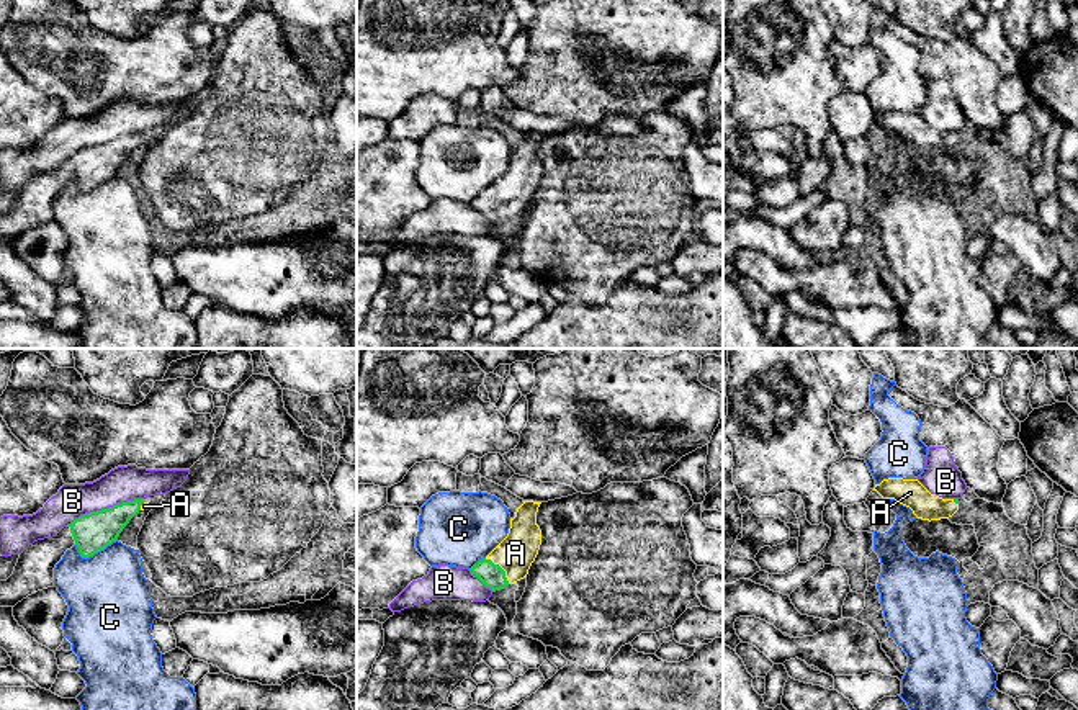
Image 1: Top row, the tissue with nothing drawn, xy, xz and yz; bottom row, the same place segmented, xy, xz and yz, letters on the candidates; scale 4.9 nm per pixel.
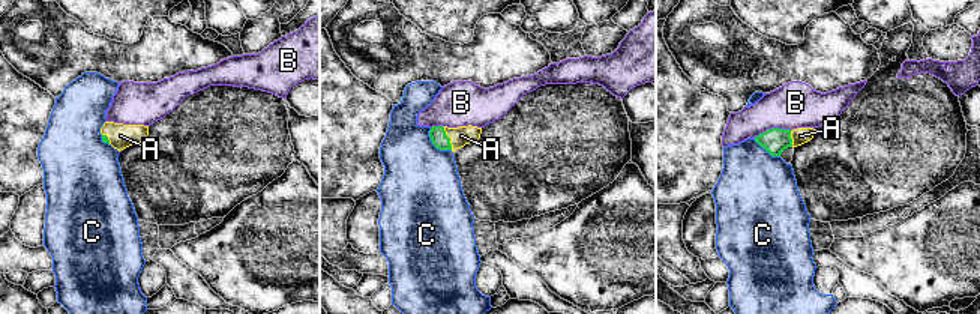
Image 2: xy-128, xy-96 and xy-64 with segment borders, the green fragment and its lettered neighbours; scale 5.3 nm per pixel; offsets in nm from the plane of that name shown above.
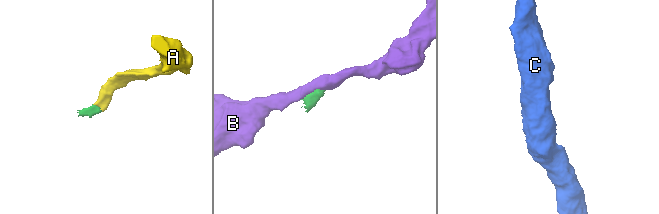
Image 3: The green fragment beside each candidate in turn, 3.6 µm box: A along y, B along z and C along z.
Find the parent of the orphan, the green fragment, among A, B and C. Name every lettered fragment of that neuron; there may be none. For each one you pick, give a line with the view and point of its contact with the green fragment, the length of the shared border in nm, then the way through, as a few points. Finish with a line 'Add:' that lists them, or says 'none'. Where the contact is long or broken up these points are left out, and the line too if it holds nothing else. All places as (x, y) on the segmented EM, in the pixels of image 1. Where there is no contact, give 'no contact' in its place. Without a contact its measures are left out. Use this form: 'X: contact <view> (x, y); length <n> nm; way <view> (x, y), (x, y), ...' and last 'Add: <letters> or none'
A: contact xz (501, 568); length 180 nm; way xz (493, 576), (501, 568), (516, 553)
Add: A

